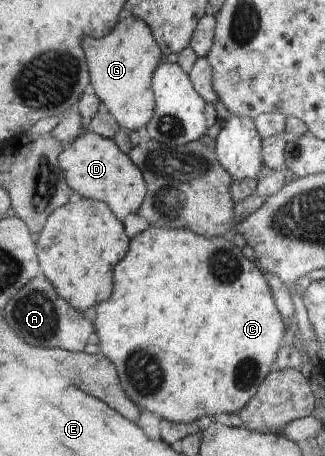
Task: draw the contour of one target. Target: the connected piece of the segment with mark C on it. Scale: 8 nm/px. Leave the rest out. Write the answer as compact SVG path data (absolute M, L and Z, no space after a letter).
M148 227L135 238L131 238L131 252L125 256L125 260L119 262L119 268L115 268L115 296L111 296L111 300L95 308L94 322L95 341L103 356L117 366L121 384L131 396L131 400L135 400L135 404L139 404L143 410L156 414L161 420L179 424L192 423L199 420L201 416L213 419L217 414L239 412L255 396L257 387L269 371L274 369L273 364L285 329L281 315L271 298L271 290L263 276L264 272L255 262L247 260L240 248L224 240L223 237L207 238L191 230Z

